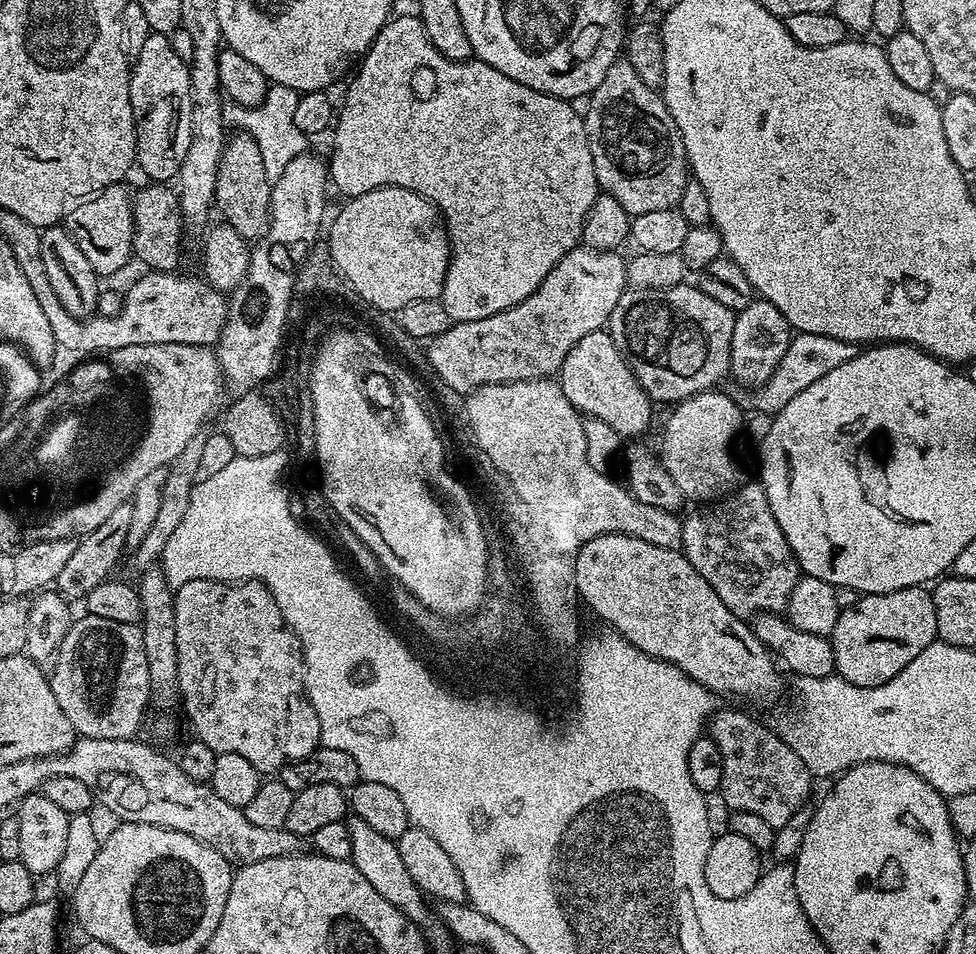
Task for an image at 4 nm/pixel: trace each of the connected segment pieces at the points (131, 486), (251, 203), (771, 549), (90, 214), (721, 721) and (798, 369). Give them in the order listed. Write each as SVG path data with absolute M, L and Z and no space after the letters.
M143 344L138 350L122 346L107 353L106 360L107 363L125 367L127 372L140 372L140 376L148 380L148 392L152 392L152 432L148 432L148 440L144 440L143 447L132 457L131 463L112 479L94 502L80 505L70 512L57 511L49 515L49 520L38 525L30 534L32 540L66 538L79 541L81 536L90 534L90 530L98 530L115 508L131 501L138 482L142 482L146 474L178 458L179 452L205 431L204 423L216 408L220 390L222 394L222 377L216 353L202 344L185 344L182 350L158 350L155 344Z
M242 131L232 135L225 139L224 152L220 155L214 208L224 215L223 223L227 227L238 230L244 240L255 242L268 231L268 207L273 181L262 162L262 150L258 150L258 142L254 142L252 135Z
M745 482L732 495L697 508L700 509L682 520L681 549L690 566L694 566L706 582L710 582L714 594L726 602L735 616L751 618L757 612L783 613L802 573L799 562L790 550L790 542L786 542L786 534L782 534L782 526L774 522L774 510L770 510L770 502L762 485L759 482Z
M123 183L112 184L103 188L97 196L84 200L70 214L65 216L62 224L68 233L78 242L78 250L90 258L90 266L101 277L112 276L120 272L133 259L132 239L134 238L134 218L132 217L131 191L124 189Z
M721 707L712 713L706 724L707 735L711 736L718 750L722 750L722 782L718 789L719 795L724 795L724 800L729 804L732 812L745 812L746 814L758 814L765 822L770 822L774 829L786 826L790 818L798 809L809 803L808 795L812 792L814 777L806 770L806 762L786 746L786 742L780 739L771 727L768 728L760 720L747 716L744 712L735 712L732 708Z
M801 332L793 335L792 344L786 350L786 358L782 358L778 370L774 370L774 374L770 374L767 382L753 391L756 393L749 398L748 404L760 412L778 413L782 410L782 406L786 406L786 402L791 402L797 394L802 394L802 390L806 390L806 386L818 382L818 378L830 374L830 370L835 370L837 366L850 362L850 358L854 358L857 351L857 345L842 342L838 338L826 338L826 334Z

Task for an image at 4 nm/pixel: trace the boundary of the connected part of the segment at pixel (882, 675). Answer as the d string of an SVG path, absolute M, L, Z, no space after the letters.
M927 587L861 595L849 608L847 605L841 611L830 637L835 675L850 686L882 686L882 682L890 682L898 670L906 670L906 666L910 666L926 646L935 642L937 630L938 614Z

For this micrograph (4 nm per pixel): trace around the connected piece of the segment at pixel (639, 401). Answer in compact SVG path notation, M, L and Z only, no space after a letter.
M607 330L586 334L566 354L558 373L558 383L566 398L585 417L602 418L602 422L614 426L622 438L640 438L652 424L652 401L642 390L638 378L625 360L618 346L614 346L612 335Z

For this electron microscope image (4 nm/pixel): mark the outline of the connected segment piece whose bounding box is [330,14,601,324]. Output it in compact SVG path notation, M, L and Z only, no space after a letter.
M416 14L393 15L388 23L382 26L382 30L359 61L355 72L356 77L344 96L344 109L341 112L339 109L334 120L334 131L331 133L331 187L337 188L344 198L361 196L375 188L405 188L425 196L436 207L446 225L450 245L444 288L438 298L446 306L446 314L450 314L453 322L461 324L474 322L478 318L490 318L490 314L510 310L510 306L518 306L523 300L530 298L530 294L534 294L534 290L542 286L542 278L546 278L546 274L550 274L550 270L558 266L560 259L571 248L581 243L586 214L590 206L594 206L596 197L601 195L600 183L596 180L594 170L594 158L590 154L590 142L584 129L584 118L578 108L576 112L577 105L557 96L530 90L530 86L522 86L522 82L506 78L502 70L494 70L494 66L481 60L451 60L438 54L422 26L419 15Z

